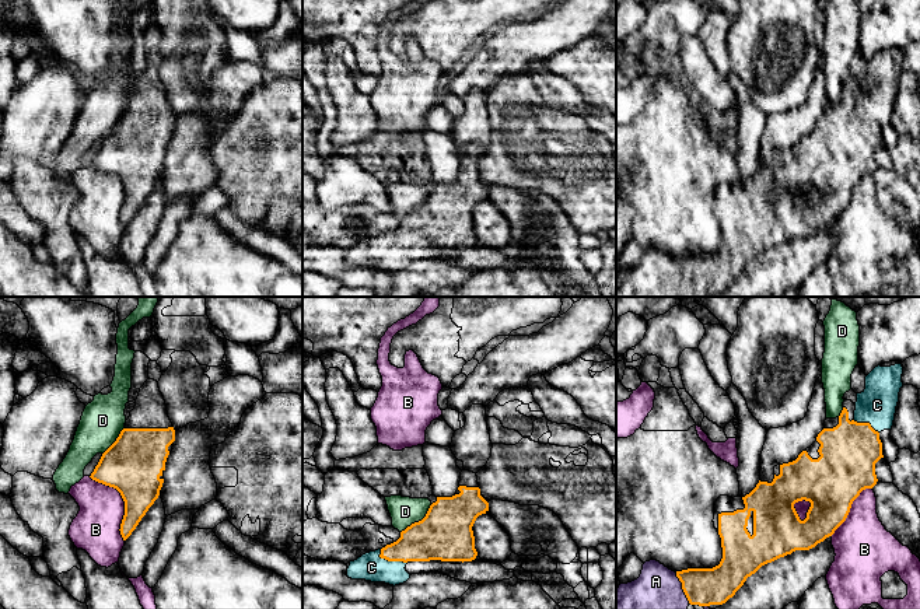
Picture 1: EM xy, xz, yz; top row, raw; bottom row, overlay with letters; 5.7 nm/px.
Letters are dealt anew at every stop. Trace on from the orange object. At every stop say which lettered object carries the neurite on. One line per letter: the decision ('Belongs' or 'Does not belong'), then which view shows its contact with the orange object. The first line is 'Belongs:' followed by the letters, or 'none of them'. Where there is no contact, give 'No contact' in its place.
Belongs: A, C
A: Belongs. Touches orange in yz
B: Does not belong. Touches orange in xy
C: Belongs. Touches orange in xz
D: Does not belong. Touches orange in xz

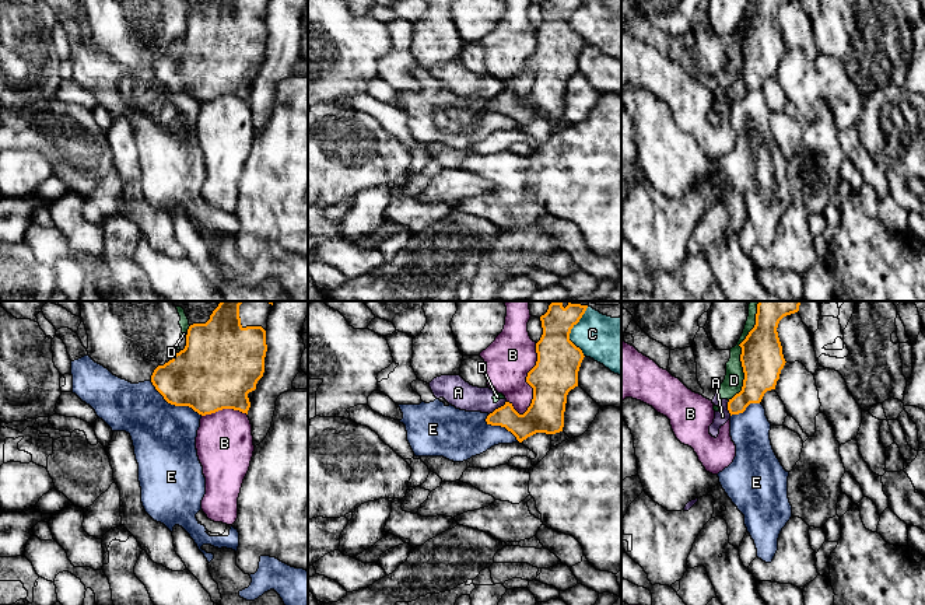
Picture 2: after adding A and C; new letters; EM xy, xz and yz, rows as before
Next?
Belongs: none of them
A: Does not belong. Touches orange in xz
B: Does not belong. Touches orange in xz
C: Does not belong. Touches orange in xz
D: Does not belong. Touches orange in yz
E: Does not belong. Touches orange in xy

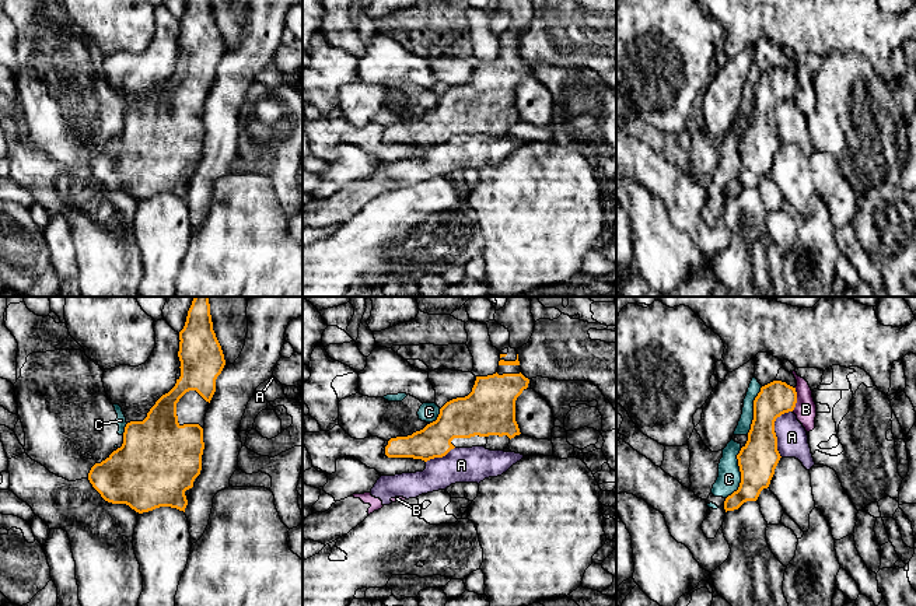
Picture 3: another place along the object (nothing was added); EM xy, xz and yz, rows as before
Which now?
Belongs: none of them
A: Does not belong. Touches orange in yz
B: Does not belong. Touches orange in yz
C: Does not belong. Touches orange in yz

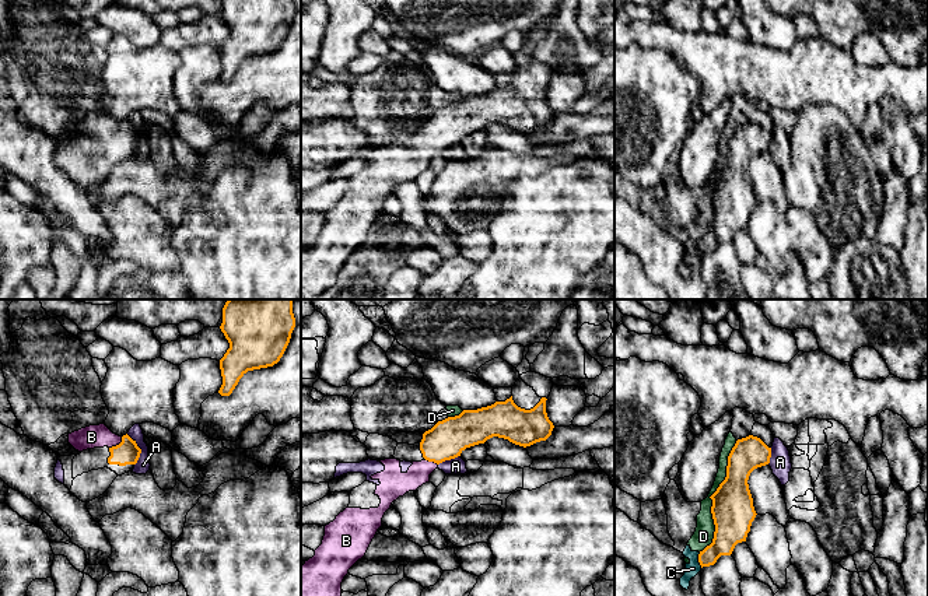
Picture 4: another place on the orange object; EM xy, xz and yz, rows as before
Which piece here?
Belongs: B
A: Does not belong. Touches orange in xy
B: Belongs. Touches orange in xy
C: Does not belong. Touches orange in yz
D: Does not belong. Touches orange in yz

